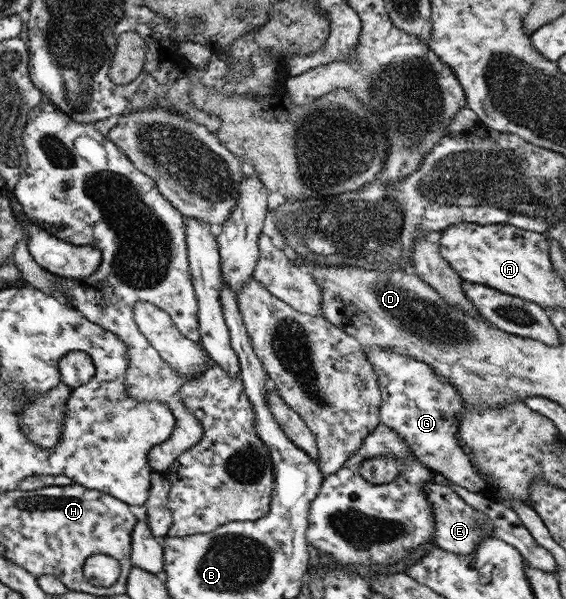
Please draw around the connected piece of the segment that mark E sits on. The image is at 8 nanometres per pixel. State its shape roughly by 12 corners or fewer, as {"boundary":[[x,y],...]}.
{"boundary":[[452,487],[423,489],[435,517],[434,544],[470,555],[494,537],[487,515]]}

